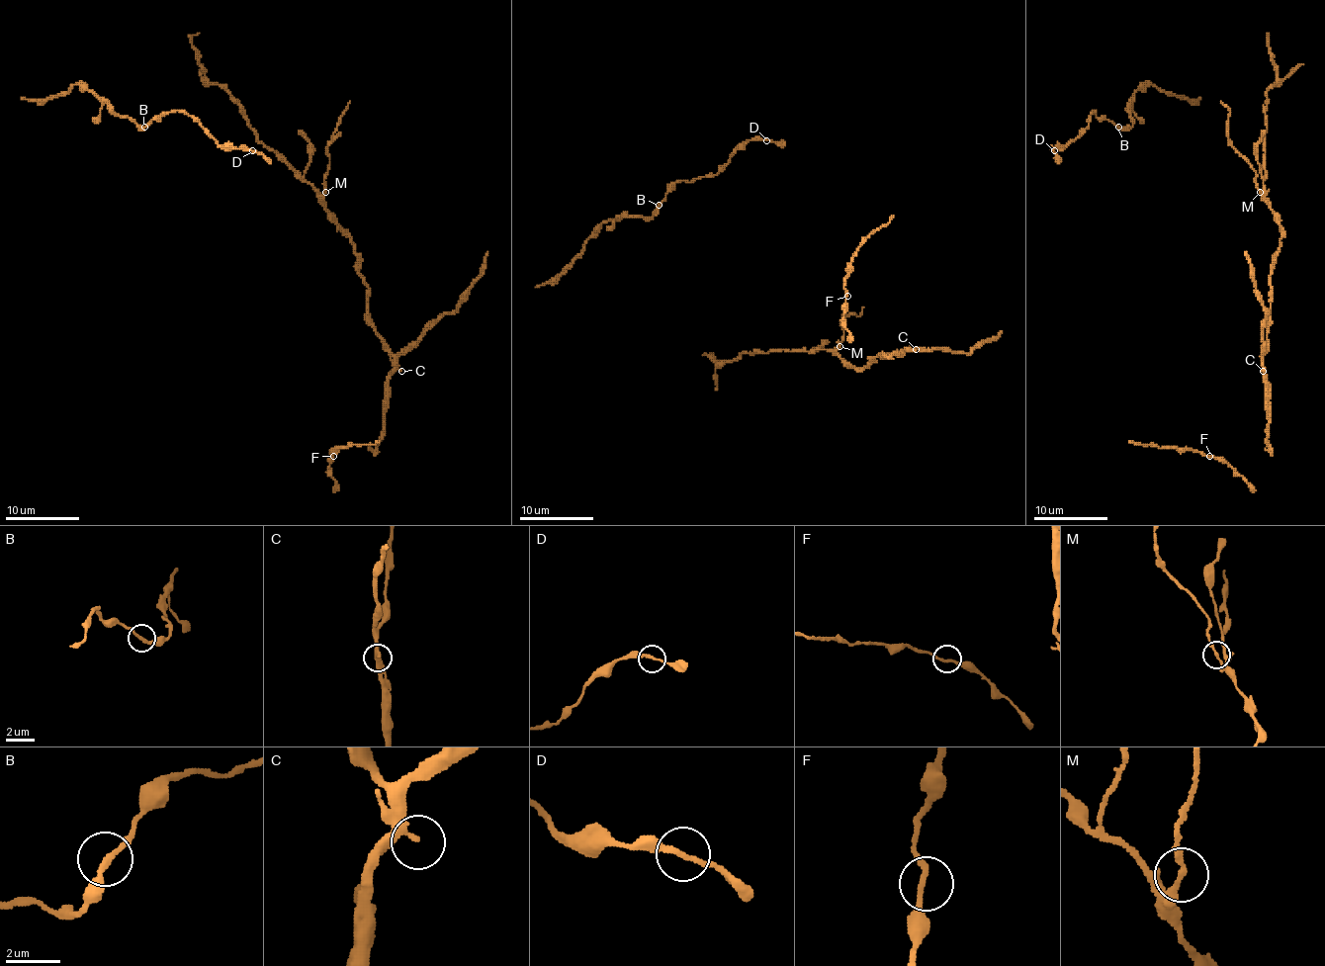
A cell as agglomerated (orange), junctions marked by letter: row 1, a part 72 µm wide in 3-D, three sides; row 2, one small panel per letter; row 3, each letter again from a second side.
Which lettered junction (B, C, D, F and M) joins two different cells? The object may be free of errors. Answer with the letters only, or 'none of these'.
M

